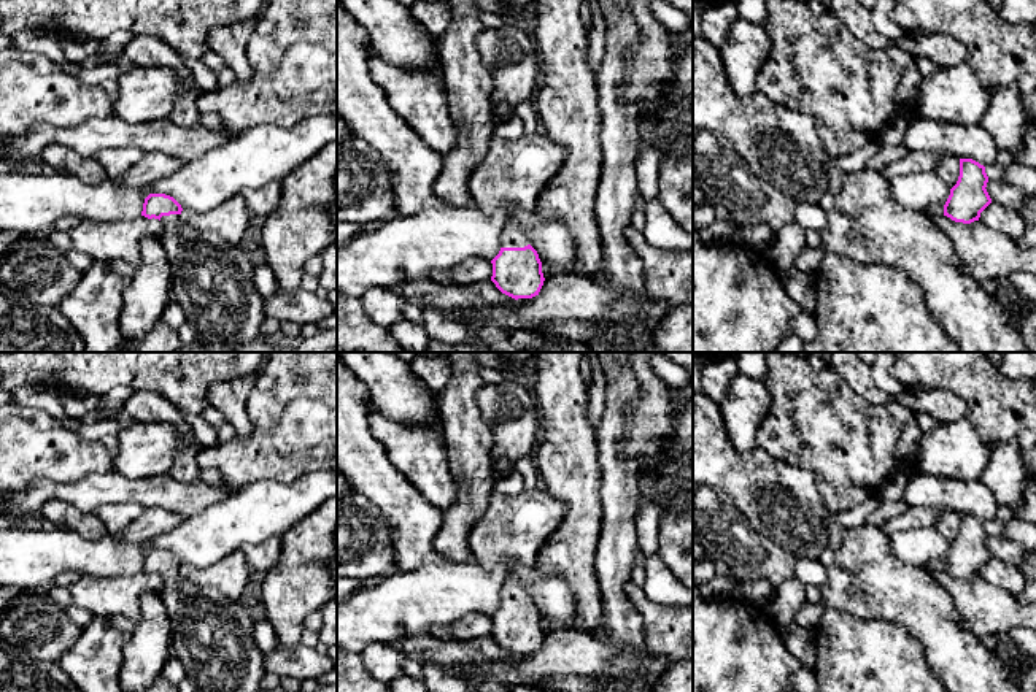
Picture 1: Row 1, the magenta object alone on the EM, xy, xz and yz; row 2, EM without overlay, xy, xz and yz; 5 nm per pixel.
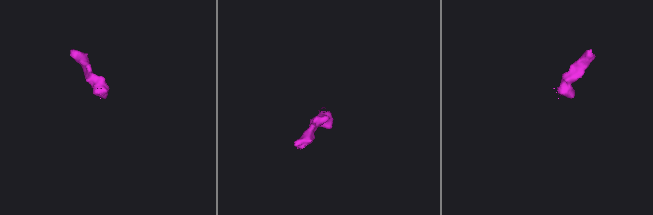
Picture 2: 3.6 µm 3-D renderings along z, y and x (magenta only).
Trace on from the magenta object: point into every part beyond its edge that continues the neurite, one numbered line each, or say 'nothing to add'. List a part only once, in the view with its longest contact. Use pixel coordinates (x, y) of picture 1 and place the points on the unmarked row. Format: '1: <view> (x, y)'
1: xz (514, 592)

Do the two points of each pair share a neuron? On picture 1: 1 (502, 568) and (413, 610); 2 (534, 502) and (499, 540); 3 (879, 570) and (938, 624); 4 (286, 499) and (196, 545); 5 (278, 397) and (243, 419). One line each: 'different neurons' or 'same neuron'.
1: same neuron
2: same neuron
3: same neuron
4: same neuron
5: different neurons

